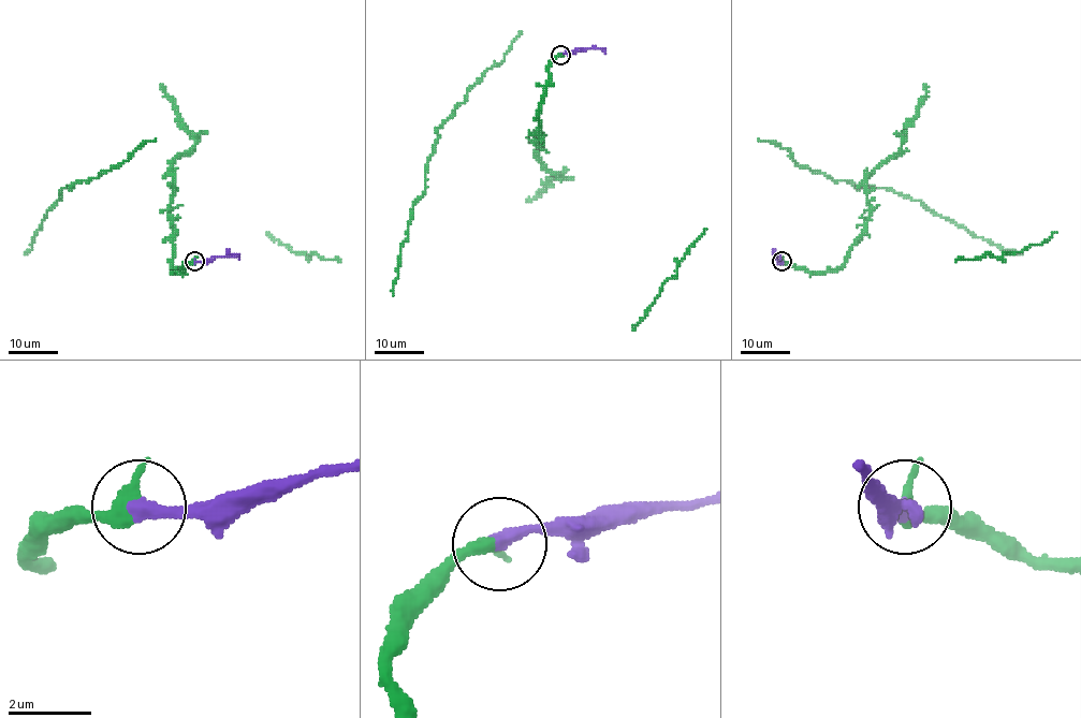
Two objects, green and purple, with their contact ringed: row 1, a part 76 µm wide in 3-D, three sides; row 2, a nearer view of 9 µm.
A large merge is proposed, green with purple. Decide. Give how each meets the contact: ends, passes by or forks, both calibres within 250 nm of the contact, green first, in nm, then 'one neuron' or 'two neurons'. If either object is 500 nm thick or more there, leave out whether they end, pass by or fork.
green passes by; purple ends; calibres 300 and 360 nm; one neuron

